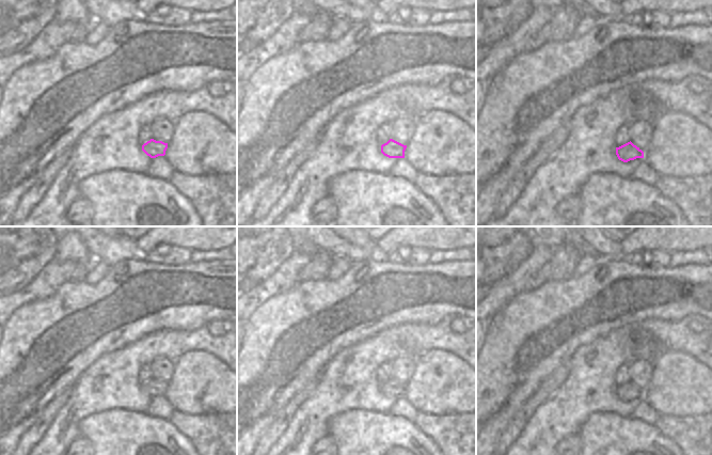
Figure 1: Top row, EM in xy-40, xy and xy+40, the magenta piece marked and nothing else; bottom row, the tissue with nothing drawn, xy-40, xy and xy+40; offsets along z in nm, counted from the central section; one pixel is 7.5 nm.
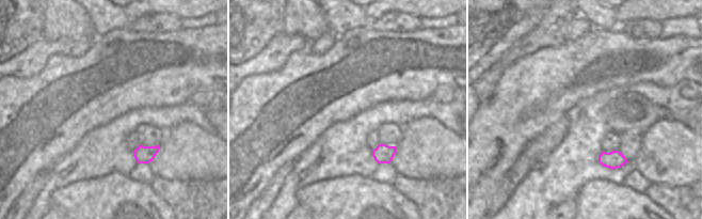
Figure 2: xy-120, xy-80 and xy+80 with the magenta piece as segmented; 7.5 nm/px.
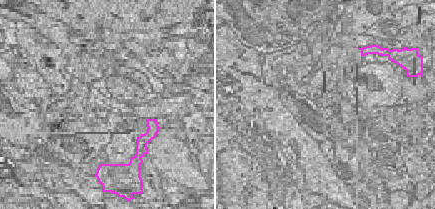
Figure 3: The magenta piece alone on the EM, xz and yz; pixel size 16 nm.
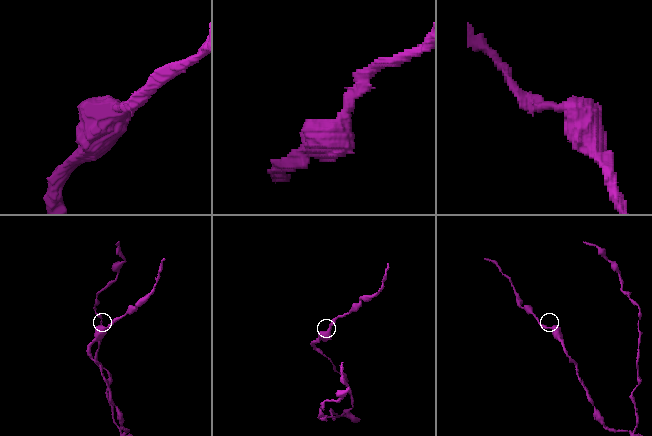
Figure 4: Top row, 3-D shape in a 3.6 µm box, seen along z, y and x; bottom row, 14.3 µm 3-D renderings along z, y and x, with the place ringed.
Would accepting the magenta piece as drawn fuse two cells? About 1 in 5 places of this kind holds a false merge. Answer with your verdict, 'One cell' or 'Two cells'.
One cell

